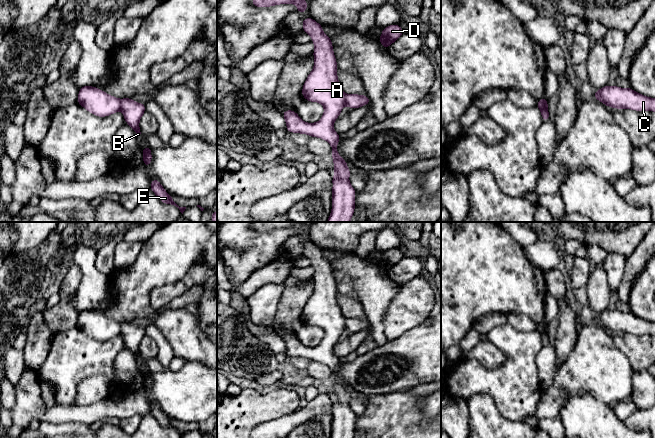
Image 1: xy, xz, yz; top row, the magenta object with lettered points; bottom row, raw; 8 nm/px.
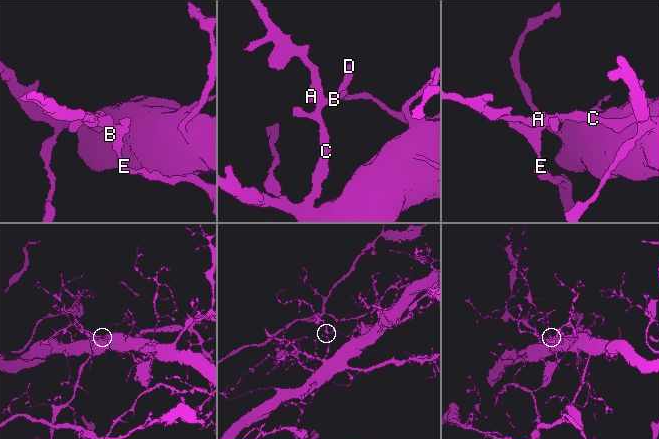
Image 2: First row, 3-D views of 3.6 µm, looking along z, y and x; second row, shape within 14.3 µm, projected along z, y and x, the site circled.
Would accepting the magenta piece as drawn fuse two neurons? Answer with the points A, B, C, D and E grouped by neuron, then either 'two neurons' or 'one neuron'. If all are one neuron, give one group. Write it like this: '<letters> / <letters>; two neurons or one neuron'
A C / B D E; two neurons

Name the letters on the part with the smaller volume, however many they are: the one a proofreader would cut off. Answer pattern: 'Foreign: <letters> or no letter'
Foreign: B, D, E

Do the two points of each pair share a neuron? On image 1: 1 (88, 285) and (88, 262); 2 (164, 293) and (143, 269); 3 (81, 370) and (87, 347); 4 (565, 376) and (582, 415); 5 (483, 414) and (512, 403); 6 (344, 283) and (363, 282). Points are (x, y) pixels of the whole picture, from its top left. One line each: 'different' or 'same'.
1: same
2: different
3: same
4: different
5: different
6: different

